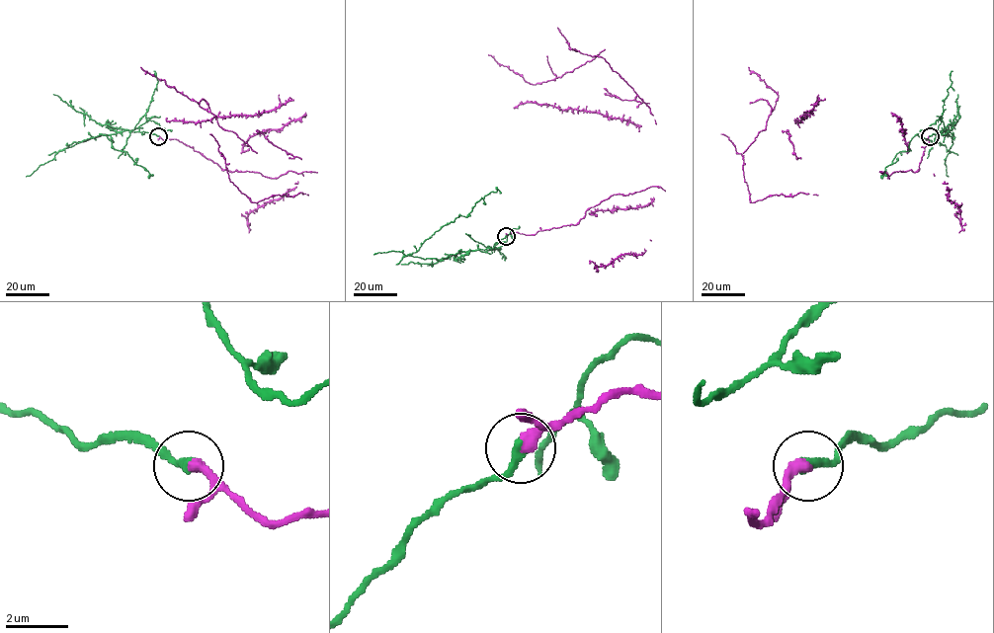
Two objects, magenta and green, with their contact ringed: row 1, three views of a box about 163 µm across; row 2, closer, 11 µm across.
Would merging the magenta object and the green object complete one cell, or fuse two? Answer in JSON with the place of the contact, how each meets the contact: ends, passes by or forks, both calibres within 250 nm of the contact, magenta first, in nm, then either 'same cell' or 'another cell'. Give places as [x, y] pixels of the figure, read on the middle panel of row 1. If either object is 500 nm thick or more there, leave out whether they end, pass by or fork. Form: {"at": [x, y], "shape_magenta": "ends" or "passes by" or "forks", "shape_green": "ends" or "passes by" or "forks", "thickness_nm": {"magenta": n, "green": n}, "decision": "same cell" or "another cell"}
{"at": [506, 236], "shape_magenta": "ends", "shape_green": "ends", "thickness_nm": {"magenta": 380, "green": 340}, "decision": "another cell"}

